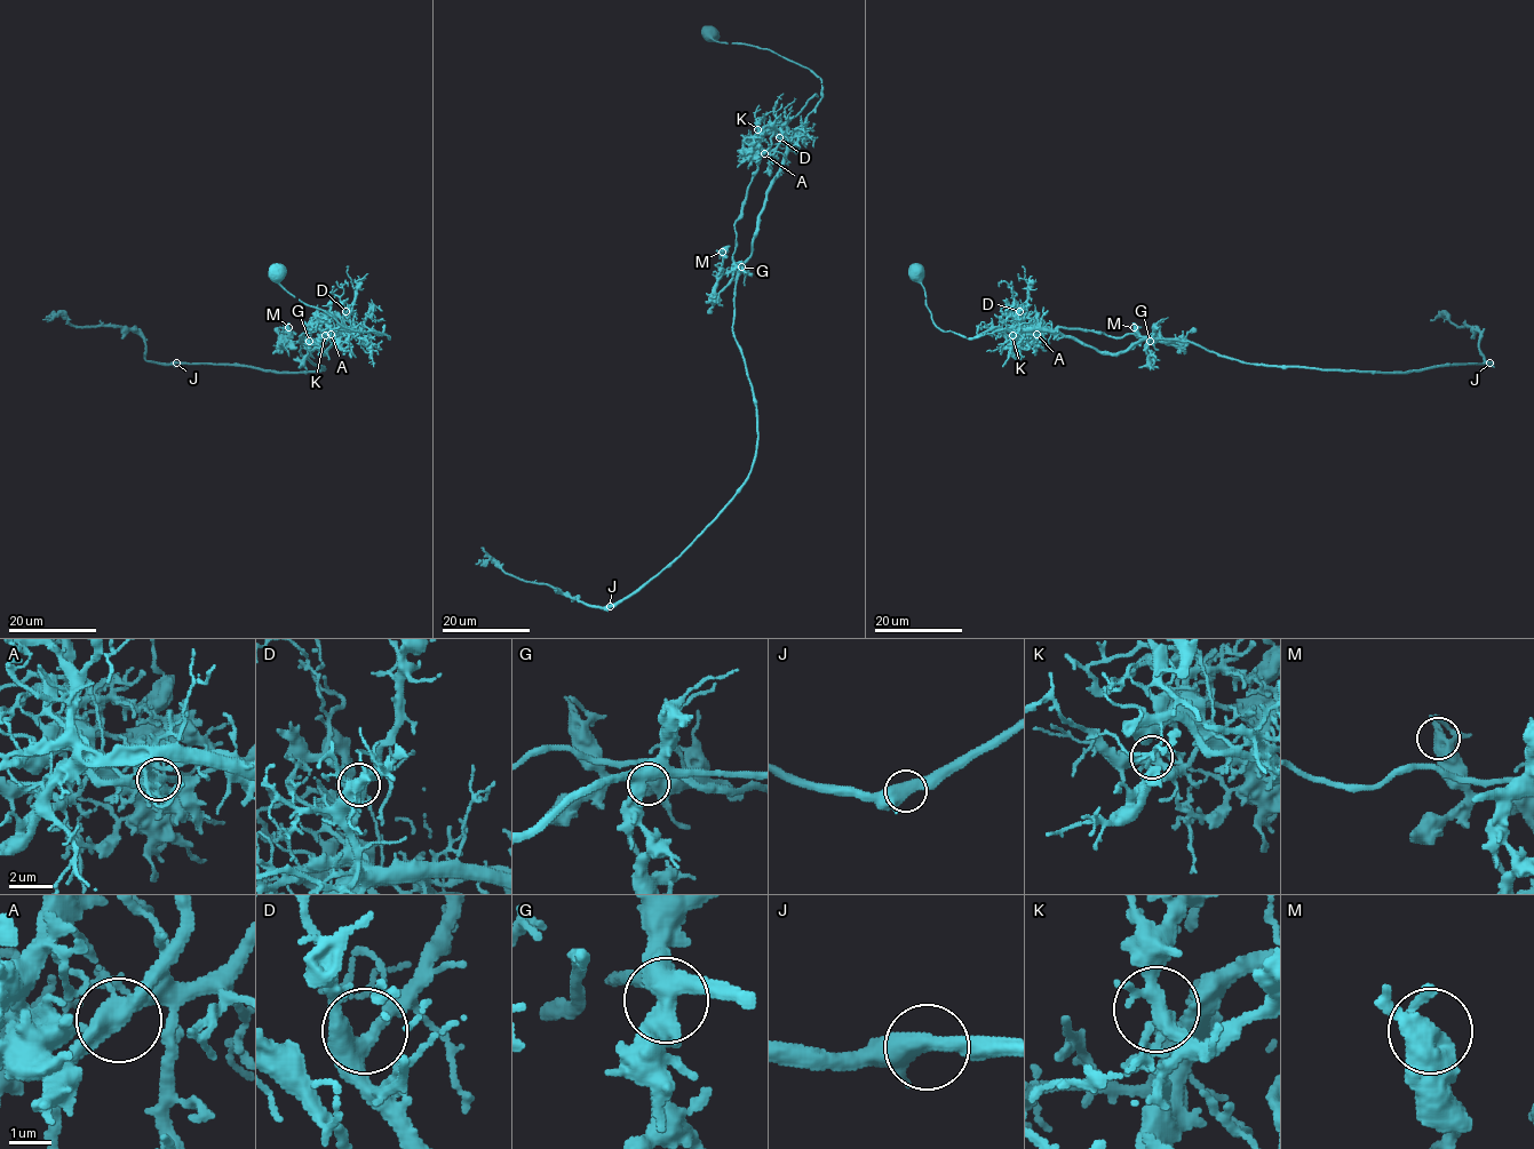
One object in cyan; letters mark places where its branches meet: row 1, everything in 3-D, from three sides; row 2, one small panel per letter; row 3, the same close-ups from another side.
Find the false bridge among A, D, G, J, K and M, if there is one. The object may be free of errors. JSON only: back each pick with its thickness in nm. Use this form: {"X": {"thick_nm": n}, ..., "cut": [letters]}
{"A": {"thick_nm": 400}, "cut": ["A"]}

